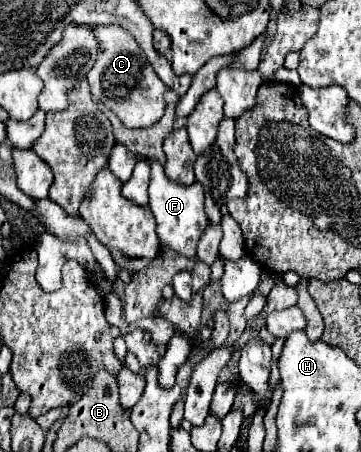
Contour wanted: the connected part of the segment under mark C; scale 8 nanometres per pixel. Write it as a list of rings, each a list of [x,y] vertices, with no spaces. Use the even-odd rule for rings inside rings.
[[[96,26],[98,42],[102,44],[102,54],[98,56],[92,72],[88,74],[92,96],[98,98],[108,110],[112,110],[126,128],[140,130],[156,124],[166,108],[164,82],[156,76],[152,64],[142,56],[136,40],[124,28],[112,26]]]

